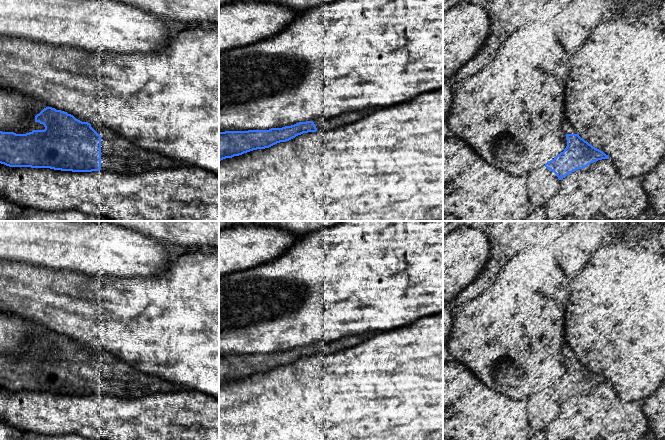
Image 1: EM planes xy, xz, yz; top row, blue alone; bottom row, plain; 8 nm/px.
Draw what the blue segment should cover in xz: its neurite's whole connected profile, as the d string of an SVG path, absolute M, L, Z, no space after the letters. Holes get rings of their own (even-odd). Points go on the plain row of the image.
M369 332L361 335L348 336L338 340L337 343L332 340L321 341L315 343L314 345L299 346L291 350L285 350L282 352L271 352L269 354L219 356L219 385L226 382L239 380L253 374L269 372L277 367L289 365L303 357L316 356L317 354L333 354L338 351L350 348L356 344L359 344L362 341L367 340L378 333L379 332Z

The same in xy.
M46 331L37 338L35 346L43 348L45 353L33 354L26 358L0 355L1 388L9 391L50 392L72 396L107 394L125 399L186 389L182 385L140 372L109 352L97 352L52 331Z

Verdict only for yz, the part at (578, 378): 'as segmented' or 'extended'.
extended

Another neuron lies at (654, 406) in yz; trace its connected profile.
M665 375L659 387L644 400L643 410L656 440L665 440Z

